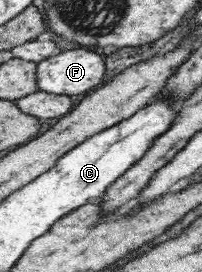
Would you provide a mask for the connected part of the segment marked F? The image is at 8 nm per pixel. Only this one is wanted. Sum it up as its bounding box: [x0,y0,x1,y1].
[36,49,105,95]

